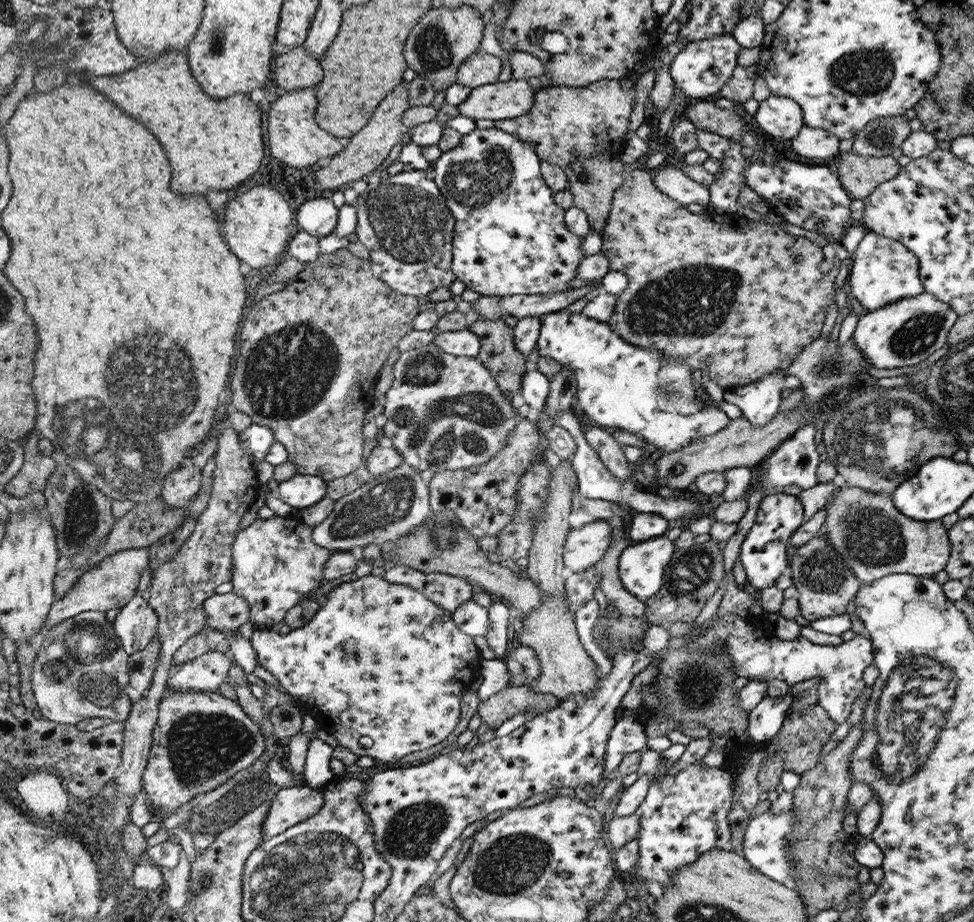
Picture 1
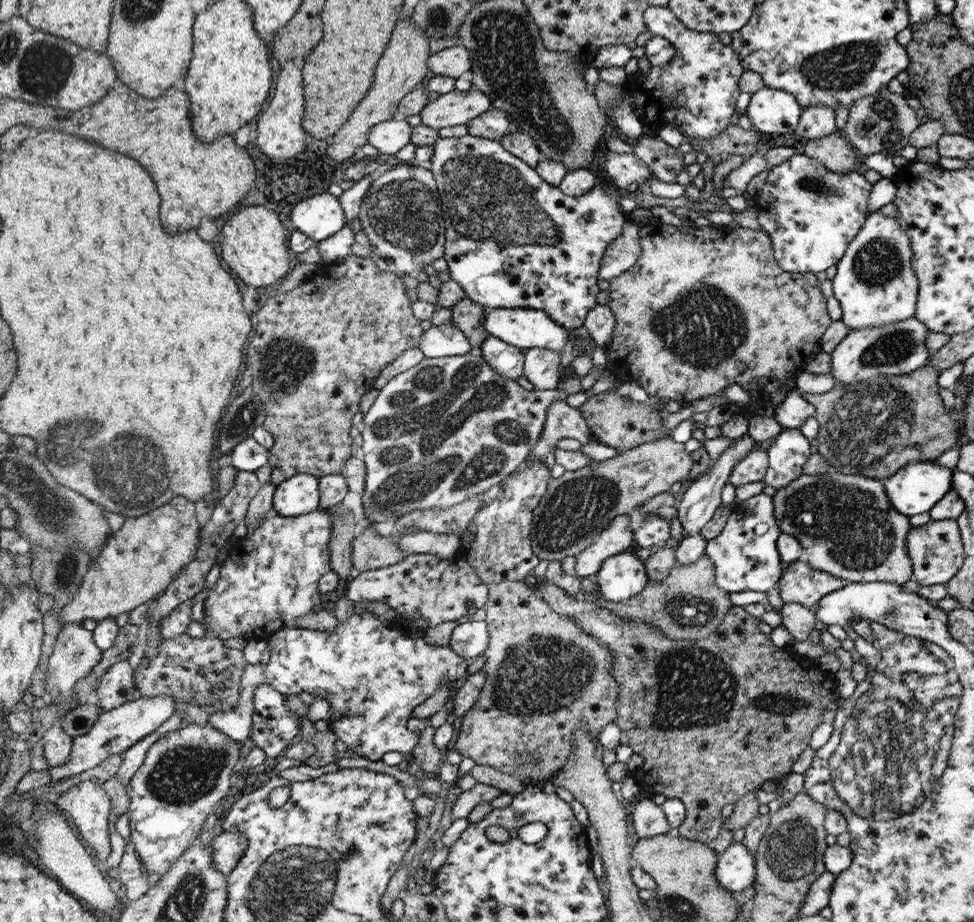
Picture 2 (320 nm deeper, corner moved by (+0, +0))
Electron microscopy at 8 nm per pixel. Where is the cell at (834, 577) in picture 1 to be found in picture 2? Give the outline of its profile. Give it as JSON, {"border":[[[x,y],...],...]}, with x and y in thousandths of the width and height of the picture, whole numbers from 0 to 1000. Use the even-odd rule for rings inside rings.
{"border":[[[826,607],[811,611],[803,619],[798,639],[805,654],[819,653],[836,662],[844,649],[871,632],[864,626],[832,614]]]}

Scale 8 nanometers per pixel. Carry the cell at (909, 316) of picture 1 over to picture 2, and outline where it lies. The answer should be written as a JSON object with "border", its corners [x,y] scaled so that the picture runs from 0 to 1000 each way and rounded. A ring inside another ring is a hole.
{"border":[[[939,343],[908,354],[874,358],[851,384],[853,407],[857,414],[872,419],[903,406],[930,407],[941,402],[954,393],[958,384],[953,376],[954,360],[953,352],[947,351]]]}

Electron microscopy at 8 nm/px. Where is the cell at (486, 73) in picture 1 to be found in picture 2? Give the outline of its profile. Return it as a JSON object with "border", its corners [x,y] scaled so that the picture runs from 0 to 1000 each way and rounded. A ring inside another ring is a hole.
{"border":[[[473,47],[441,60],[439,69],[440,76],[447,81],[460,82],[466,87],[485,74],[480,54]]]}

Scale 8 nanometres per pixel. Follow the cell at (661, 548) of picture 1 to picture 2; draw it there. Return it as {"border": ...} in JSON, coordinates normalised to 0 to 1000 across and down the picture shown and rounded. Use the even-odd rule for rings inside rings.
{"border":[[[637,600],[621,608],[612,625],[621,651],[637,654],[653,646],[666,631],[665,617],[651,600]]]}

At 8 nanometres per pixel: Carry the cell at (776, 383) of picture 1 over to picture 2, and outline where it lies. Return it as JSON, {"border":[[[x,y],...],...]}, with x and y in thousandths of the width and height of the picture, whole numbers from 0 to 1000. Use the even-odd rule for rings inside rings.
{"border":[[[765,471],[761,475],[756,476],[747,487],[737,493],[736,498],[732,499],[729,511],[723,513],[717,521],[710,523],[708,529],[702,534],[702,538],[698,538],[700,541],[695,549],[695,562],[698,567],[700,567],[700,579],[702,585],[717,580],[718,577],[721,576],[721,573],[733,561],[736,551],[741,548],[740,536],[742,534],[742,528],[745,522],[749,520],[754,504],[760,502],[770,489],[774,488],[773,484],[775,480],[775,477],[773,477],[769,471]]]}

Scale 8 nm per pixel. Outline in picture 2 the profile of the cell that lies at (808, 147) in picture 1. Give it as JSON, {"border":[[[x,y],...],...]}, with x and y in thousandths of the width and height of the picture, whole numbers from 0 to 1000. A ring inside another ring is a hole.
{"border":[[[838,114],[822,120],[817,148],[824,153],[840,152],[855,146],[859,140],[858,121],[850,114]]]}

